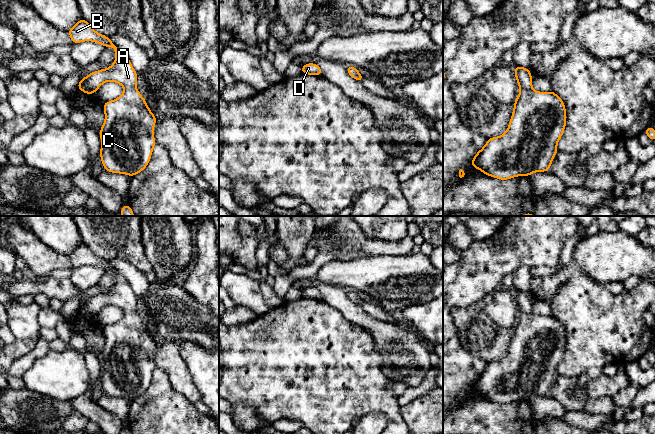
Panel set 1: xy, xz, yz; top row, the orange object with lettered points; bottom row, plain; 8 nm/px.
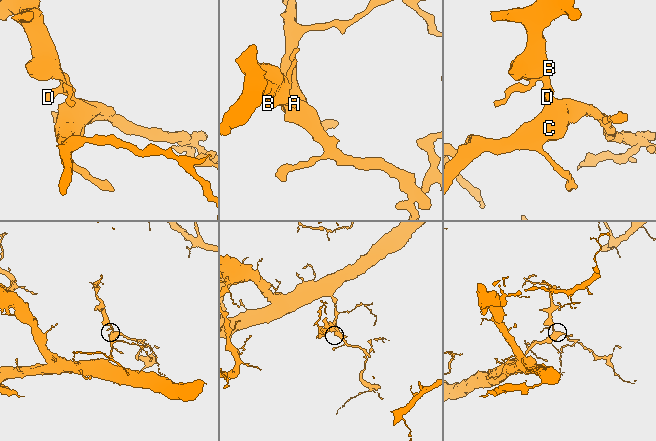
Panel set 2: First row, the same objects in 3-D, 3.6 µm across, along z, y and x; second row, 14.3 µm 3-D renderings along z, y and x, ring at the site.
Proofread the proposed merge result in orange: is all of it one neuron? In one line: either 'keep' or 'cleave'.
keep

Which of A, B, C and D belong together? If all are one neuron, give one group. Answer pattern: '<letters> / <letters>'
A B C D

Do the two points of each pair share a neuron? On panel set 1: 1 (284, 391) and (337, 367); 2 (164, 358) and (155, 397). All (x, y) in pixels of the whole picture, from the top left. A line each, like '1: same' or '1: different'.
1: same
2: different

